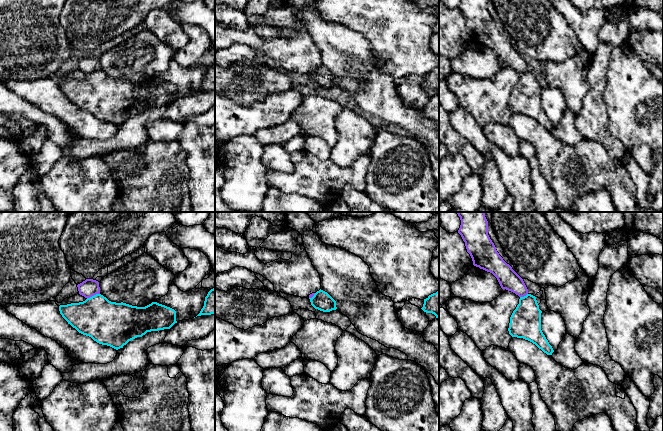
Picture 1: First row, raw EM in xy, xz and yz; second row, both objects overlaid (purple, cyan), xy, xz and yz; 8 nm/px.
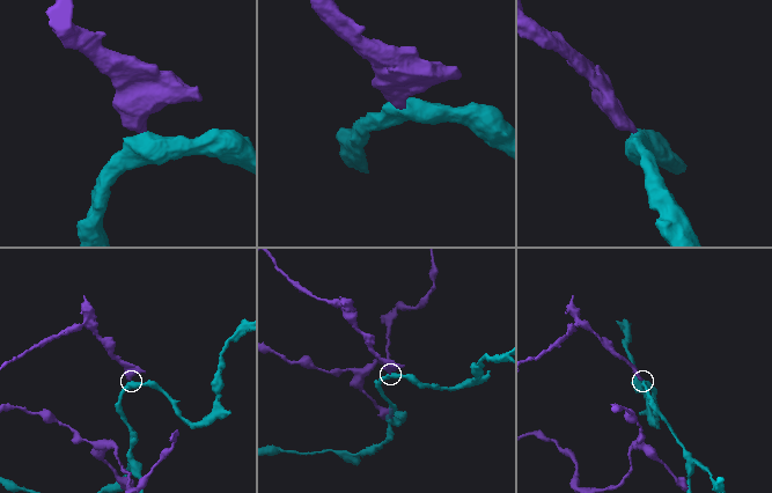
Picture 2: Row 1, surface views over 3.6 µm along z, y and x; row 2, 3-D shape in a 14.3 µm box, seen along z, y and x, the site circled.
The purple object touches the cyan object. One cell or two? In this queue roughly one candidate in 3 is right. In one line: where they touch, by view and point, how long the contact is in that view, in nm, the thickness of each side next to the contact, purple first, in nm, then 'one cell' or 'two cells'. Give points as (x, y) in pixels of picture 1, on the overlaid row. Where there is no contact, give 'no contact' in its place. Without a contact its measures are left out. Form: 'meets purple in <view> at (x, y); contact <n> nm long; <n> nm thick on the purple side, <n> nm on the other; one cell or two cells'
meets purple in xy at (93, 295); contact 110 nm long; 140 nm thick on the purple side, 340 nm on the other; two cells

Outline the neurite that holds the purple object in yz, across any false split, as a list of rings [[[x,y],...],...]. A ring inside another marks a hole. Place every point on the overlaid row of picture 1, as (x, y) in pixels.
[[[457,212],[461,220],[461,235],[473,265],[492,273],[502,289],[524,297],[528,289],[523,279],[499,255],[488,235],[488,221],[484,212]]]

